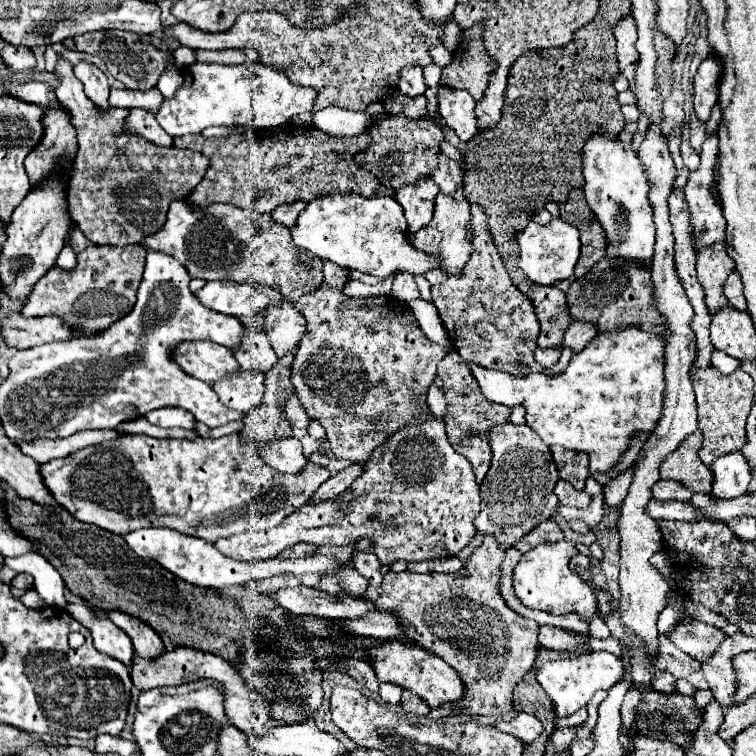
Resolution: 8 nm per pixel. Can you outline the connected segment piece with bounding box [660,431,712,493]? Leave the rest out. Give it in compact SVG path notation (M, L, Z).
M696 431L664 463L660 463L660 479L674 479L686 485L692 493L710 493L712 471L698 459L702 433Z

